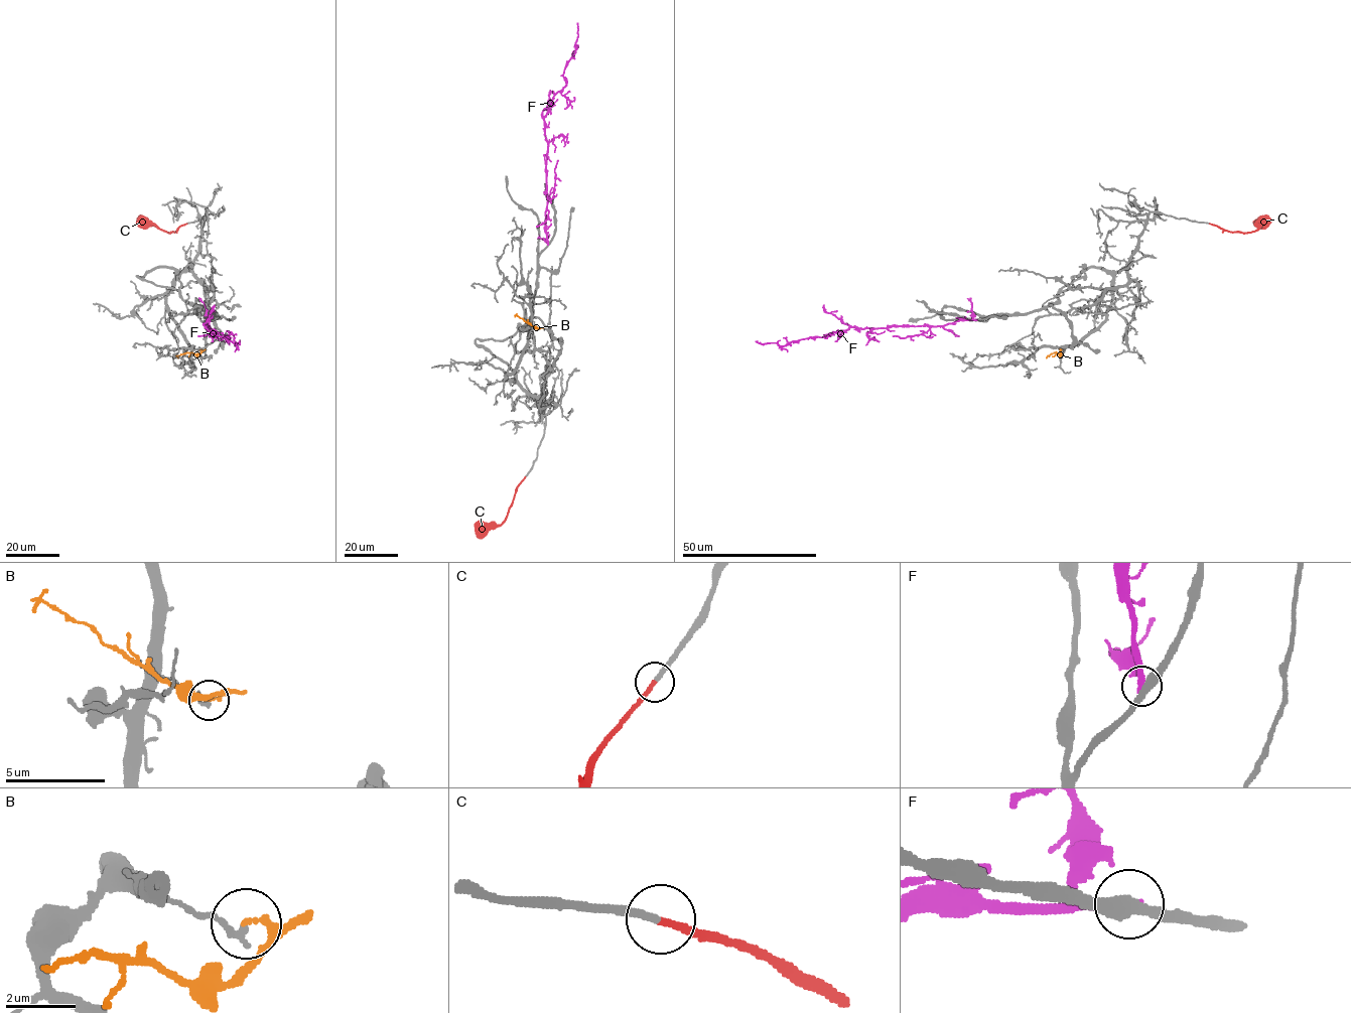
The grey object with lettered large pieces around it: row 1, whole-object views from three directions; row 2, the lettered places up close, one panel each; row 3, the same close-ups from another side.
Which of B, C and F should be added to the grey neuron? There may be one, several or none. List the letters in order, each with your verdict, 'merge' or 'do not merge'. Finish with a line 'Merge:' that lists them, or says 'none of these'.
B: do not merge
C: merge
F: do not merge
Merge: C

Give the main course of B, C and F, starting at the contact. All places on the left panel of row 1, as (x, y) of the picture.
B: (199, 349), (198, 353), (185, 352), (178, 357)
C: (186, 224), (175, 232), (167, 233), (138, 216)
F: (210, 319), (207, 320), (210, 328), (206, 326), (209, 330), (228, 337), (225, 338), (237, 345), (239, 341)

